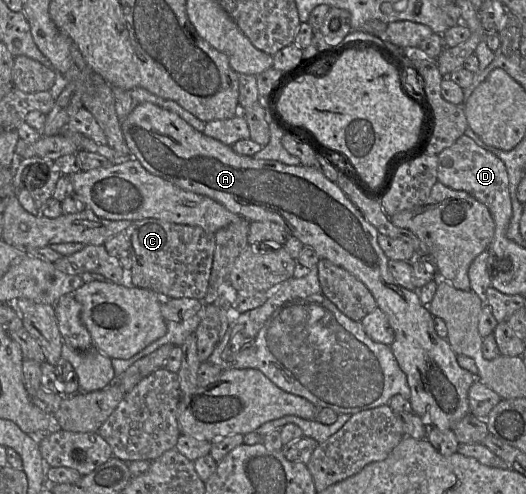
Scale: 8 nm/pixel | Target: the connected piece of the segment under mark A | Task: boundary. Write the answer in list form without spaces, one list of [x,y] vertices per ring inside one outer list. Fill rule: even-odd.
[[[149,102],[138,104],[121,120],[120,126],[131,157],[138,160],[149,173],[183,190],[209,197],[248,221],[280,224],[305,246],[313,248],[319,258],[344,268],[363,282],[373,295],[377,307],[388,317],[394,331],[394,341],[390,347],[399,367],[406,374],[412,412],[427,421],[426,424],[441,430],[452,430],[457,421],[470,413],[468,391],[476,376],[458,365],[458,355],[449,342],[437,334],[434,316],[421,303],[418,291],[408,290],[395,281],[388,269],[389,258],[378,244],[378,230],[363,217],[336,183],[313,167],[290,166],[279,161],[241,156],[231,146],[197,131],[176,113]]]

